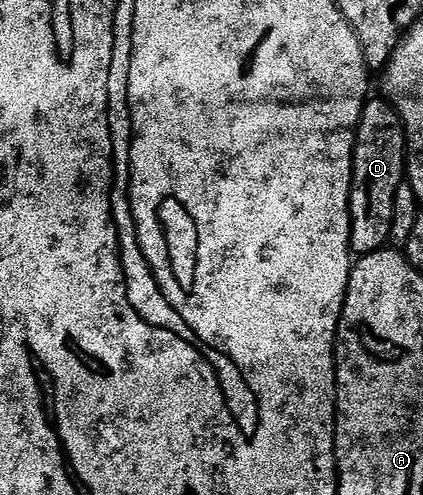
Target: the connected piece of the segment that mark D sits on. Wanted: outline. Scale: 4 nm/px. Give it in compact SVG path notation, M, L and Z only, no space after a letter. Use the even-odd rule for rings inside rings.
M379 98L369 99L365 103L362 114L360 115L360 124L356 127L356 149L352 152L352 197L350 198L350 206L352 207L352 252L357 257L369 256L372 252L379 252L385 247L392 238L392 219L394 218L394 198L398 186L405 183L406 180L406 137L404 135L404 124L400 120L399 114L396 112L396 107L389 104L387 99Z

